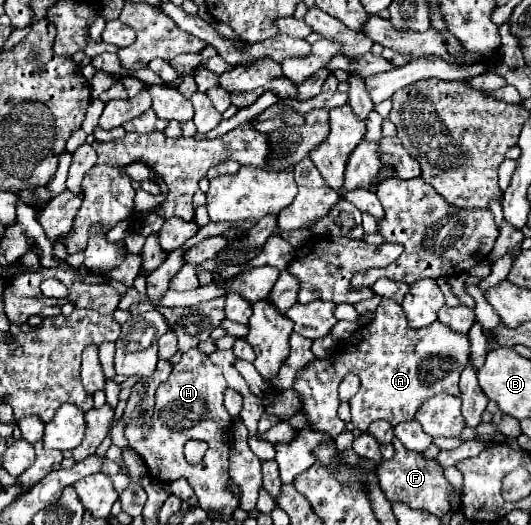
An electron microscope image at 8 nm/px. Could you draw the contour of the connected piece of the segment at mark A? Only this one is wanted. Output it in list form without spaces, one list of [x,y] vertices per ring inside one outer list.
[[[382,299],[376,309],[376,319],[358,331],[358,337],[350,341],[350,347],[338,355],[312,361],[296,379],[294,389],[300,395],[312,429],[324,431],[336,437],[345,430],[345,422],[338,416],[340,399],[338,388],[346,375],[353,373],[360,377],[360,391],[350,399],[352,423],[356,429],[366,431],[376,419],[386,419],[392,425],[412,421],[426,397],[448,393],[460,395],[458,379],[470,357],[470,341],[466,335],[454,333],[440,321],[434,321],[422,329],[410,329],[404,309]]]

